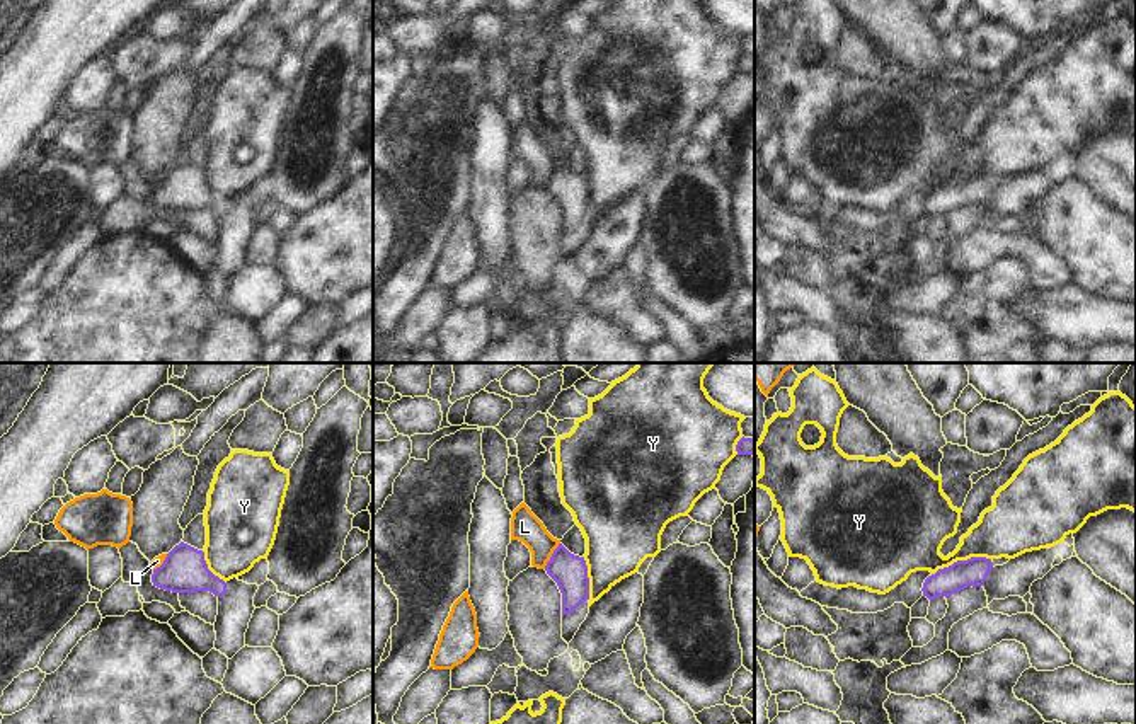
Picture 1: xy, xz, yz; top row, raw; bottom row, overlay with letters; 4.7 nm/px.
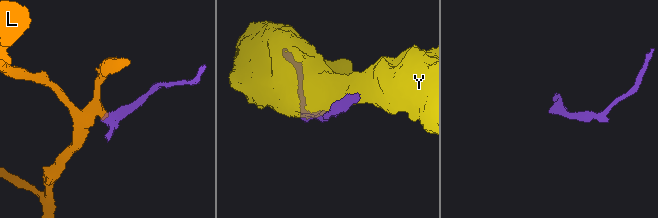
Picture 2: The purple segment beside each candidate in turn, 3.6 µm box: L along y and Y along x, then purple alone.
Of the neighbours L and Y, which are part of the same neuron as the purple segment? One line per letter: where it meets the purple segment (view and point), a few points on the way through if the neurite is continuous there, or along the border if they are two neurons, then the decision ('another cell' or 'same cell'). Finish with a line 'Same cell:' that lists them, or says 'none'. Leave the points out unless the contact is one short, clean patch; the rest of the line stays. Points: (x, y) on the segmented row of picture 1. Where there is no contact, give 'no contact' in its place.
L: xz (552, 556) | along xz (559, 542), (544, 568) | another cell
Y: yz (961, 561) | another cell
Same cell: none

